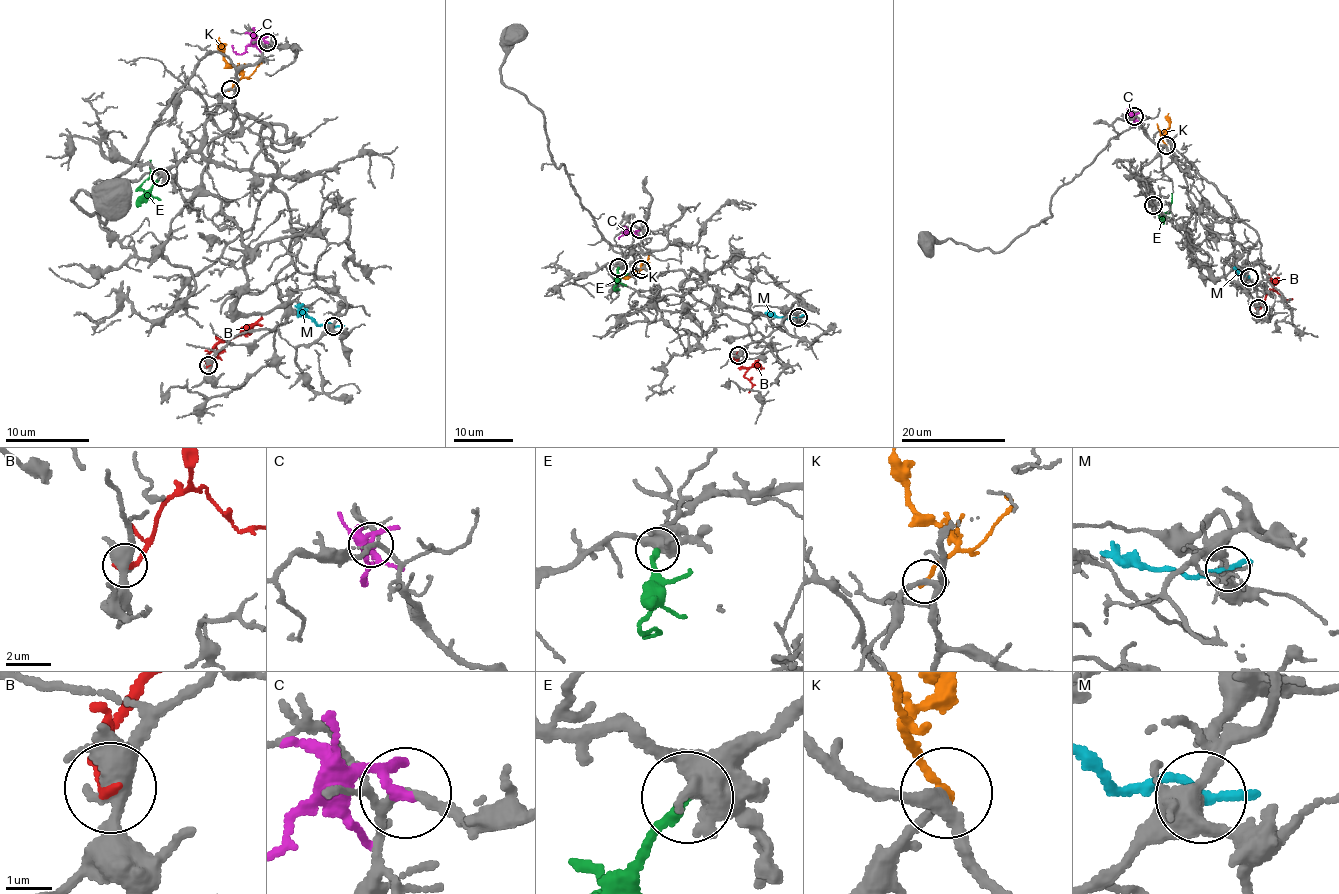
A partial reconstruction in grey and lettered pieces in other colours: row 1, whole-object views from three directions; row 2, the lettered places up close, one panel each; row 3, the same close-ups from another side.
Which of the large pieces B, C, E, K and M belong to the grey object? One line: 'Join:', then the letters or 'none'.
Join: E

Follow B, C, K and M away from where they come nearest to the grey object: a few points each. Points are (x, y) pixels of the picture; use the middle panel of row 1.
B: (737, 355), (736, 361), (739, 365), (753, 367), (760, 356)
C: (638, 230), (631, 230), (619, 239)
K: (640, 269), (642, 263), (629, 276), (620, 279)
M: (798, 317), (786, 319), (764, 312)

